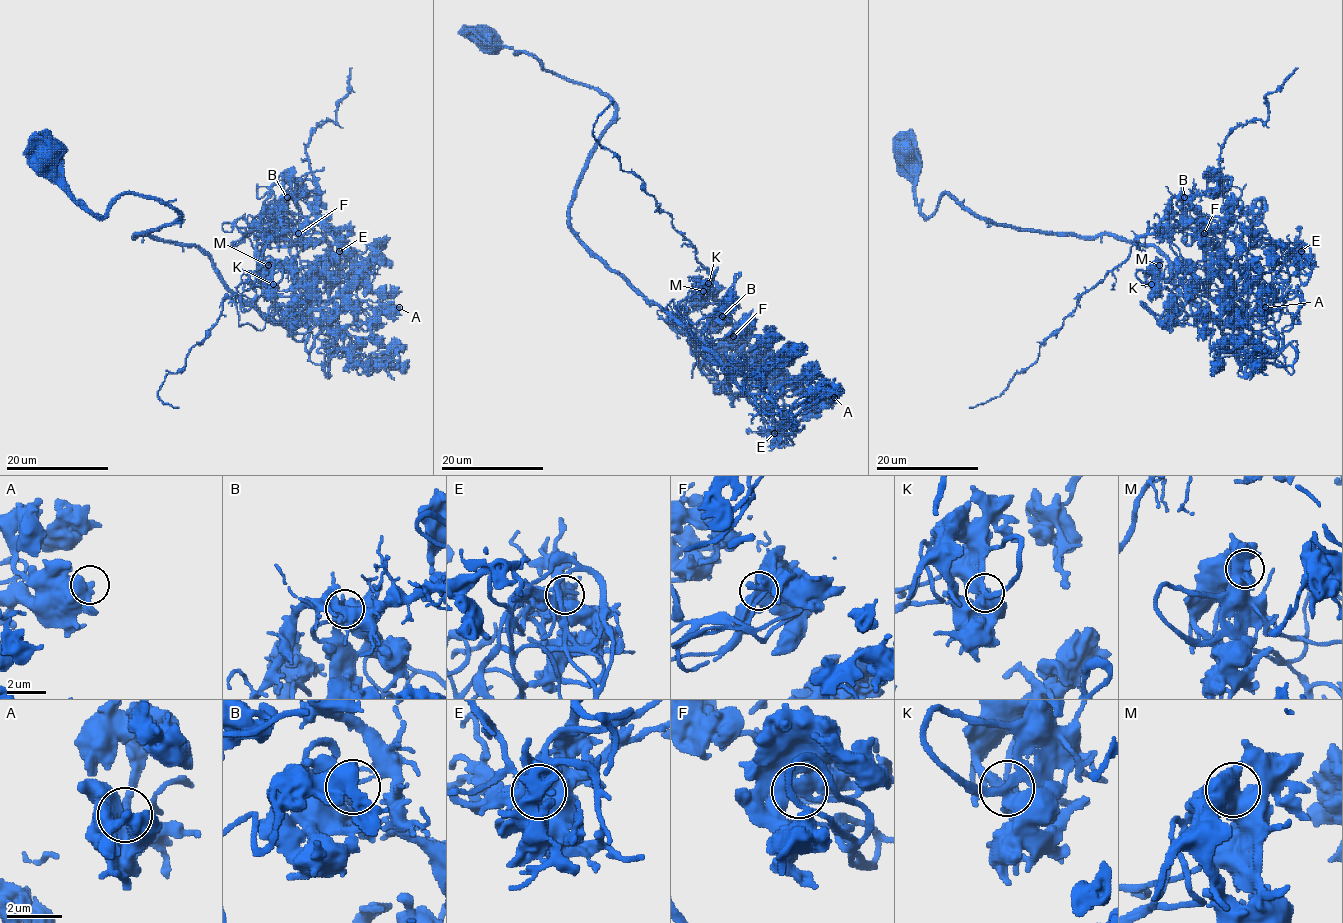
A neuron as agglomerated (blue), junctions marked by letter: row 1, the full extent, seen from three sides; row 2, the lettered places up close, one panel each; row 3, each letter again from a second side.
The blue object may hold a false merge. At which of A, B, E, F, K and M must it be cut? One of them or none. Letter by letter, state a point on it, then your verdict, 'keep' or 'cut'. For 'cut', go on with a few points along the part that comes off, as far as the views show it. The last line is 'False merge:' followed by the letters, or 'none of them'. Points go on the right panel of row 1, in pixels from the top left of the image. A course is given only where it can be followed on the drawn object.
A: (1265, 307) | keep
B: (1184, 197) | cut | (1185, 198), (1174, 196), (1130, 255), (1080, 296), (1037, 360), (998, 397), (969, 408)
E: (1301, 251) | keep
F: (1204, 233) | keep
K: (1151, 284) | keep
M: (1159, 265) | keep
False merge: B

